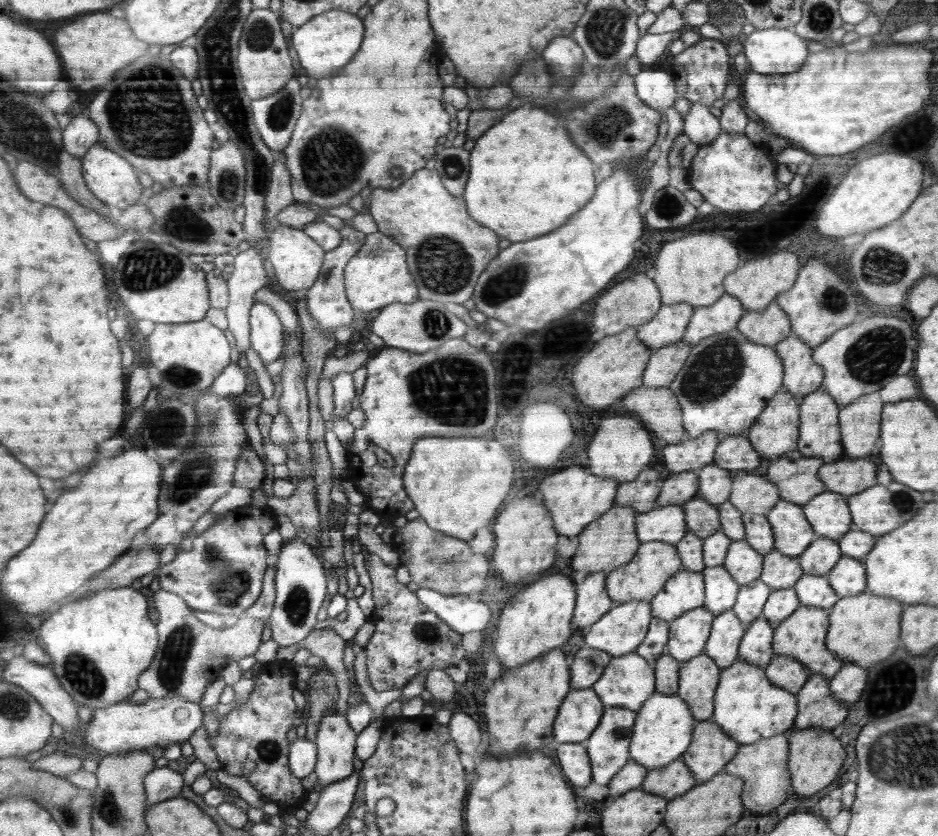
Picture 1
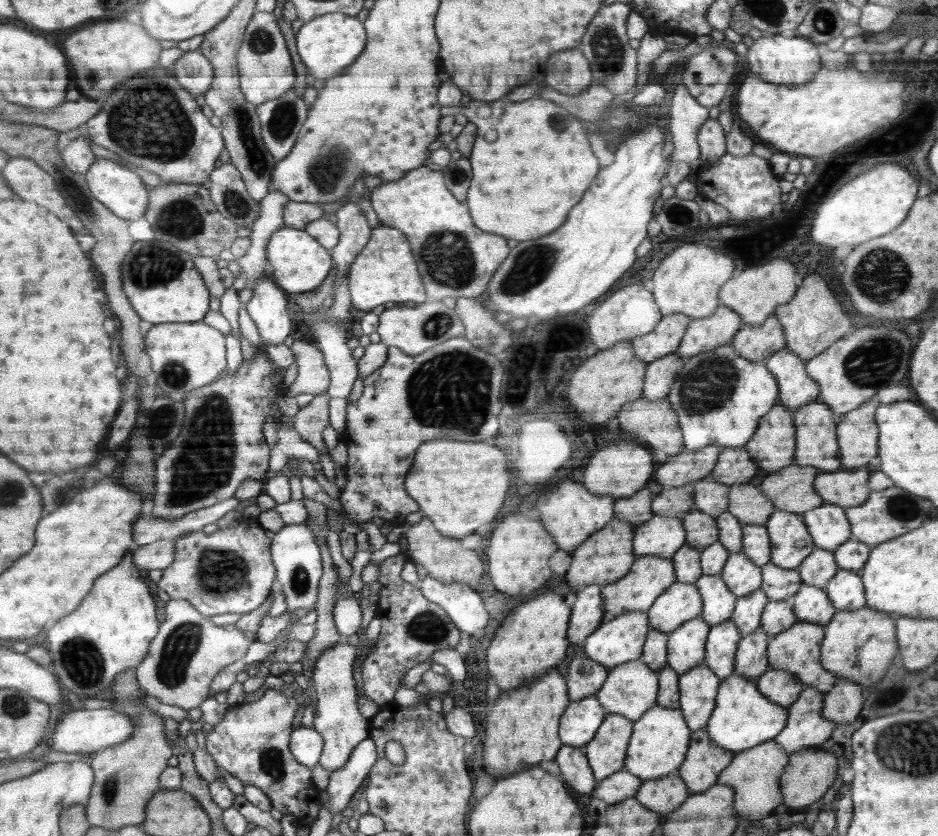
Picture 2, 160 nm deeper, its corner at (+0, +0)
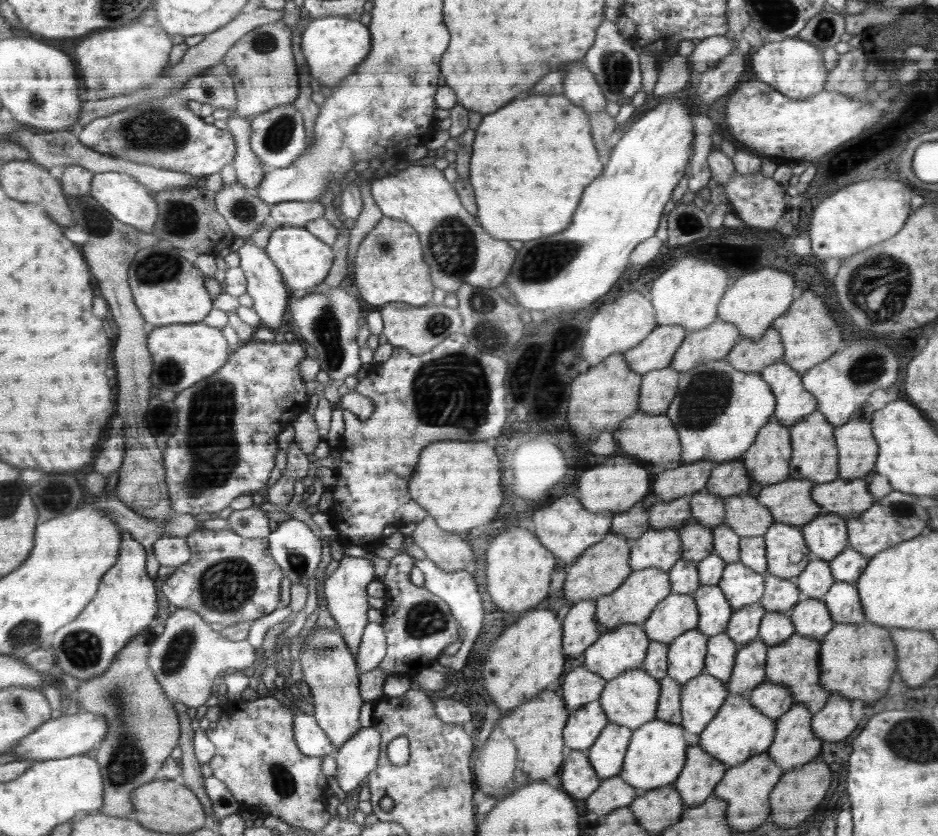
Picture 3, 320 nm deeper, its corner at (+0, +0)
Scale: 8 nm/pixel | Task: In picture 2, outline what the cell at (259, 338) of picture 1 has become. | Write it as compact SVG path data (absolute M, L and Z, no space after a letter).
M269 277L258 279L252 286L253 295L244 308L250 316L250 319L256 325L260 338L263 340L264 348L269 344L280 344L286 342L284 338L290 334L292 324L290 324L290 316L288 316L288 306L286 306L286 296L284 292L272 282Z

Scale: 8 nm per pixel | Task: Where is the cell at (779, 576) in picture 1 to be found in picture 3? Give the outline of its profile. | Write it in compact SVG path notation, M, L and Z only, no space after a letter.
M765 573L766 590L760 602L767 612L789 613L791 608L802 598L796 579L780 578Z

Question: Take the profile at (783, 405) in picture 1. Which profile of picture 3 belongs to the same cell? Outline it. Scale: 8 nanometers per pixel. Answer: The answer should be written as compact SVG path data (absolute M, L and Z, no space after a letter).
M772 415L755 442L747 448L743 465L751 480L766 486L789 478L793 455L791 429L780 424L775 415Z

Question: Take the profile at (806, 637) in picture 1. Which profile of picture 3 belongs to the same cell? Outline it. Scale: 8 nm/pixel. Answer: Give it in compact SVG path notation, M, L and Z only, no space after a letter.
M794 634L790 639L785 640L777 646L772 646L767 652L767 682L780 684L791 693L794 703L806 704L812 714L822 711L825 708L830 694L820 687L819 664L822 653L822 642L811 638Z

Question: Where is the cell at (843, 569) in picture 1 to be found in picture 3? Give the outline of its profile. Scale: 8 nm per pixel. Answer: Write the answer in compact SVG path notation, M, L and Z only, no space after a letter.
M835 581L822 600L827 603L837 624L862 624L866 621L854 582Z

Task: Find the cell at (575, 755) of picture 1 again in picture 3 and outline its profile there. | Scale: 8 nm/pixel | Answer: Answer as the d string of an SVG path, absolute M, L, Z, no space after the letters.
M571 749L567 758L564 759L561 780L564 792L571 793L580 800L585 800L593 795L602 782L586 751Z

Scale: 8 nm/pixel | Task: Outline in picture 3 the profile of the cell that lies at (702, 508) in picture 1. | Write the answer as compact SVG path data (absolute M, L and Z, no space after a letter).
M691 521L678 533L682 540L682 558L698 563L714 551L714 533L707 525Z

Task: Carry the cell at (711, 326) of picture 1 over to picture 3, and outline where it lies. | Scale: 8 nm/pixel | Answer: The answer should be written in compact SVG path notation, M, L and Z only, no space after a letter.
M717 319L715 323L696 332L688 332L682 346L669 364L681 374L699 363L724 359L741 338L735 324Z

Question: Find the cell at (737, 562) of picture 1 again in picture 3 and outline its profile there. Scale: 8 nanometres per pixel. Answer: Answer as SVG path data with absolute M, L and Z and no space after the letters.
M740 561L730 562L724 567L719 587L723 589L734 610L760 602L766 590L766 576L754 572Z

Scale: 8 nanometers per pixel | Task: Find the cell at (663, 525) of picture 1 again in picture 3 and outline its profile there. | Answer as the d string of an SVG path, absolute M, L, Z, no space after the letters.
M650 528L631 542L630 565L633 571L662 568L666 572L682 558L682 540L674 528Z

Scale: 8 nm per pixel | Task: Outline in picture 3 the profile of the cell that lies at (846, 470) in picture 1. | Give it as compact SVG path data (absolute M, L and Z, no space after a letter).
M862 478L815 484L811 496L821 505L821 514L833 512L845 518L860 516L874 504L870 485Z

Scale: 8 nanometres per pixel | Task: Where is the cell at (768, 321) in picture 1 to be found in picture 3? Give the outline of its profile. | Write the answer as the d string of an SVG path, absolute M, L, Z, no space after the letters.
M770 327L760 340L742 336L725 359L740 372L760 373L764 367L781 360L785 352L781 333Z

